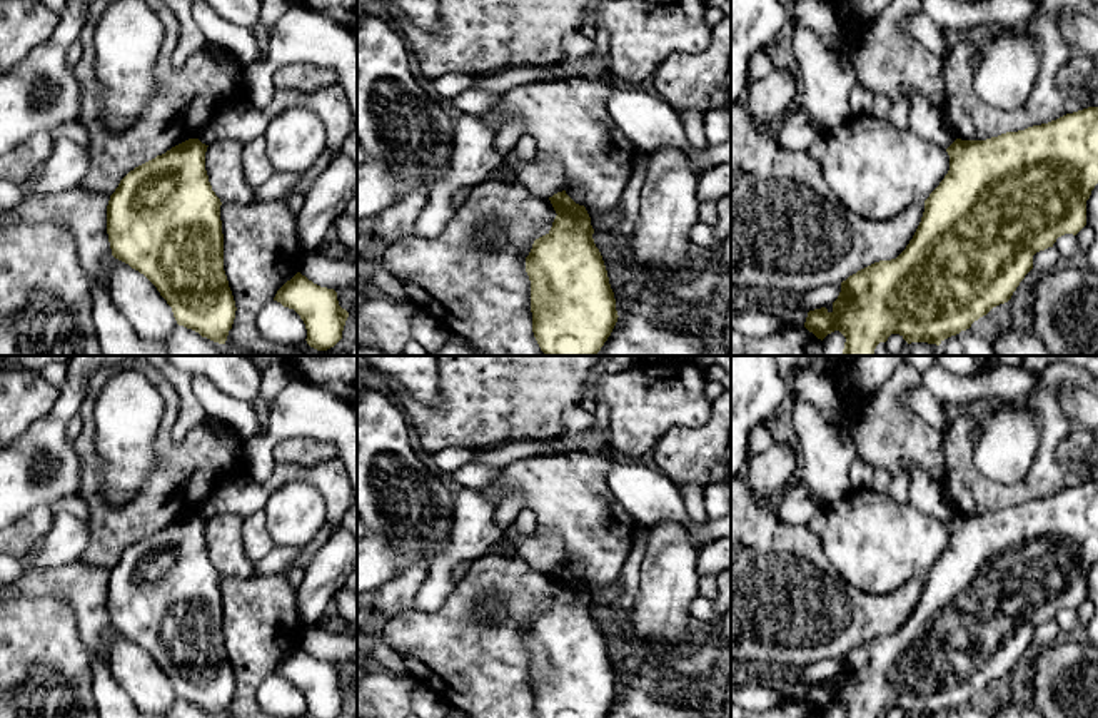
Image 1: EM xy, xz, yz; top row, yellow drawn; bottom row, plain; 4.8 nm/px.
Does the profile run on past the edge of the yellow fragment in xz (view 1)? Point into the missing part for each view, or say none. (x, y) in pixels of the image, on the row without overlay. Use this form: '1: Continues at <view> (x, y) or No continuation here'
1: No continuation here

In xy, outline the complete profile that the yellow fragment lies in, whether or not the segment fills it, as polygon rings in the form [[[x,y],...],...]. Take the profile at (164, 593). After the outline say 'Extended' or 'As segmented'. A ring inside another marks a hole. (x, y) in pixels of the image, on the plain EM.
[[[189,513],[130,544],[110,569],[107,608],[112,630],[157,661],[179,700],[225,718],[237,681],[224,645],[222,576],[205,544],[207,521]]]. As segmented

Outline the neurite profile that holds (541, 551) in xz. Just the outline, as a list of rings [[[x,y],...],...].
[[[504,531],[499,541],[499,554],[507,558],[521,558],[531,568],[539,571],[552,571],[564,564],[564,544],[556,533],[532,534],[514,539]]]

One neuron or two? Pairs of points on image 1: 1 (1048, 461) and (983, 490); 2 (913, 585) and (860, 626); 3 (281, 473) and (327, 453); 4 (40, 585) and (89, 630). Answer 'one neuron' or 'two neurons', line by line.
1: one neuron
2: one neuron
3: two neurons
4: one neuron

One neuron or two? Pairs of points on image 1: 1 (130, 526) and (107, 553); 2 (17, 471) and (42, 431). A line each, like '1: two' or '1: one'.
1: one
2: one

